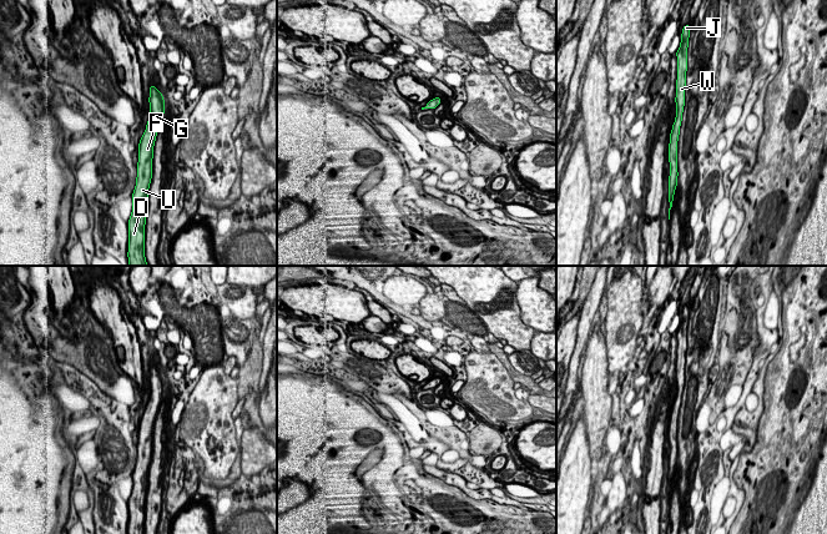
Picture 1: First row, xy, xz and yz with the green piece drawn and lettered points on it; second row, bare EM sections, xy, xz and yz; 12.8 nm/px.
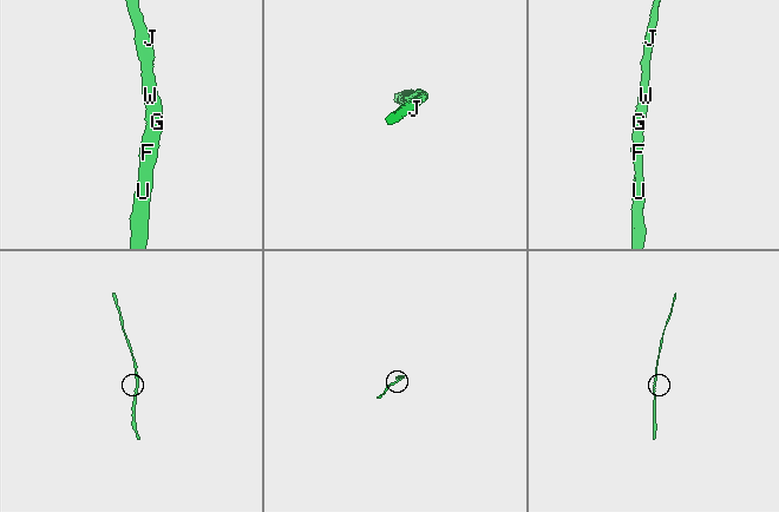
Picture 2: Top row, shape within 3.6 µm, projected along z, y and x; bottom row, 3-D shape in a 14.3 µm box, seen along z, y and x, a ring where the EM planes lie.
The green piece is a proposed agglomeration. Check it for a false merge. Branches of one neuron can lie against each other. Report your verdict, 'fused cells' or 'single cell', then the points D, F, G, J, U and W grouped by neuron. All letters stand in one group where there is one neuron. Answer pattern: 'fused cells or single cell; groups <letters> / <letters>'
single cell; groups D F G J U W

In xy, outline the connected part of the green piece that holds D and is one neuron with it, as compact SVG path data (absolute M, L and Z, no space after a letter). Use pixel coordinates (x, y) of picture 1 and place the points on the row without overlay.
M155 364L150 366L150 398L138 423L136 465L132 473L132 493L128 499L127 534L145 534L145 504L148 485L148 468L152 458L152 438L156 415L165 393L163 374Z

